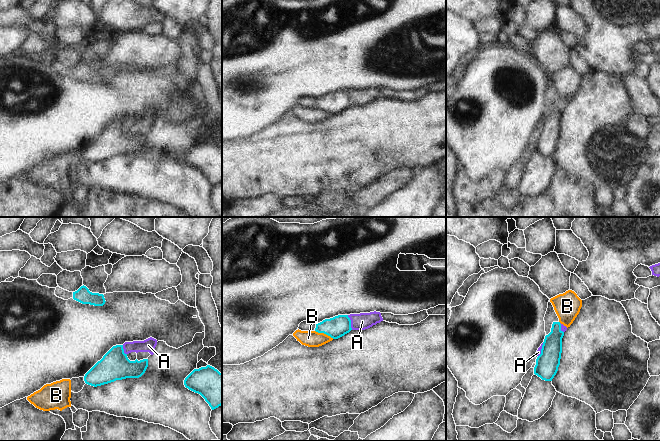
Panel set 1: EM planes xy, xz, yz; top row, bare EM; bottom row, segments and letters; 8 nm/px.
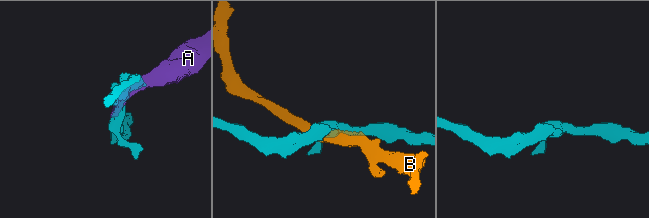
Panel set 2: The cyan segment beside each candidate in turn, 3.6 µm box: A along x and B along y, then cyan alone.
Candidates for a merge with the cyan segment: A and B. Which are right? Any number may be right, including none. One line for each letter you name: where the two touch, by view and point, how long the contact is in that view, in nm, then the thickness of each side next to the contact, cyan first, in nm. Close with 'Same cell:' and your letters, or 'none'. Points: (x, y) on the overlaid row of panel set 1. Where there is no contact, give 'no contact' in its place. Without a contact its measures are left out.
Same cell: none

